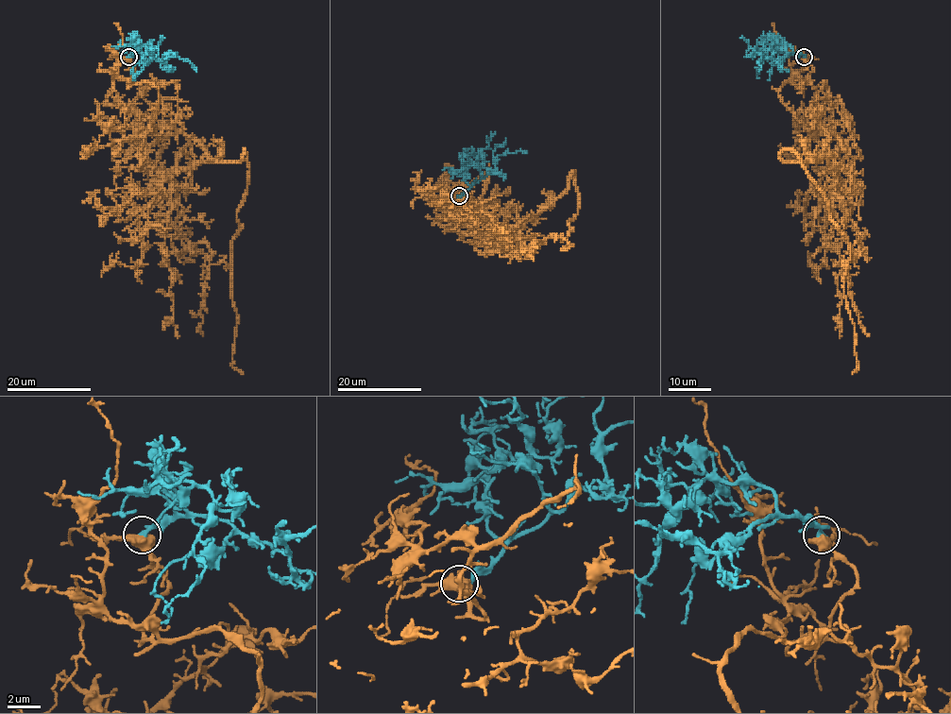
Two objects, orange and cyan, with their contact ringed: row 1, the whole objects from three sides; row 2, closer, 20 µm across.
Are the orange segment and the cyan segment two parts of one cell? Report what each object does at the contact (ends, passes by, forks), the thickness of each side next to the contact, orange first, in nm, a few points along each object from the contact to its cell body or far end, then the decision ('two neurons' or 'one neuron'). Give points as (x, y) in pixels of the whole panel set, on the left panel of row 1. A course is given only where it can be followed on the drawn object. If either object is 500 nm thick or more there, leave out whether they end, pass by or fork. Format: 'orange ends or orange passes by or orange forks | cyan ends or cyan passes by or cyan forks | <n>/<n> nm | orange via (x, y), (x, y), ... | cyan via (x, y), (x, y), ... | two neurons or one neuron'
600/320 nm | orange via (128, 58), (159, 92), (140, 134), (205, 152), (171, 178), (175, 227), (230, 267), (244, 373) | cyan via (128, 58), (144, 52), (165, 61), (165, 59), (175, 54), (190, 61), (196, 70) | two neurons

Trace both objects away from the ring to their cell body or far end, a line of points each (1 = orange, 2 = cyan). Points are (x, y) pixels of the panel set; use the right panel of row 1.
1: (804, 58), (812, 70), (780, 99), (810, 135), (824, 127), (860, 237), (843, 263), (852, 373)
2: (804, 58), (792, 52), (777, 61), (762, 54), (758, 70)

